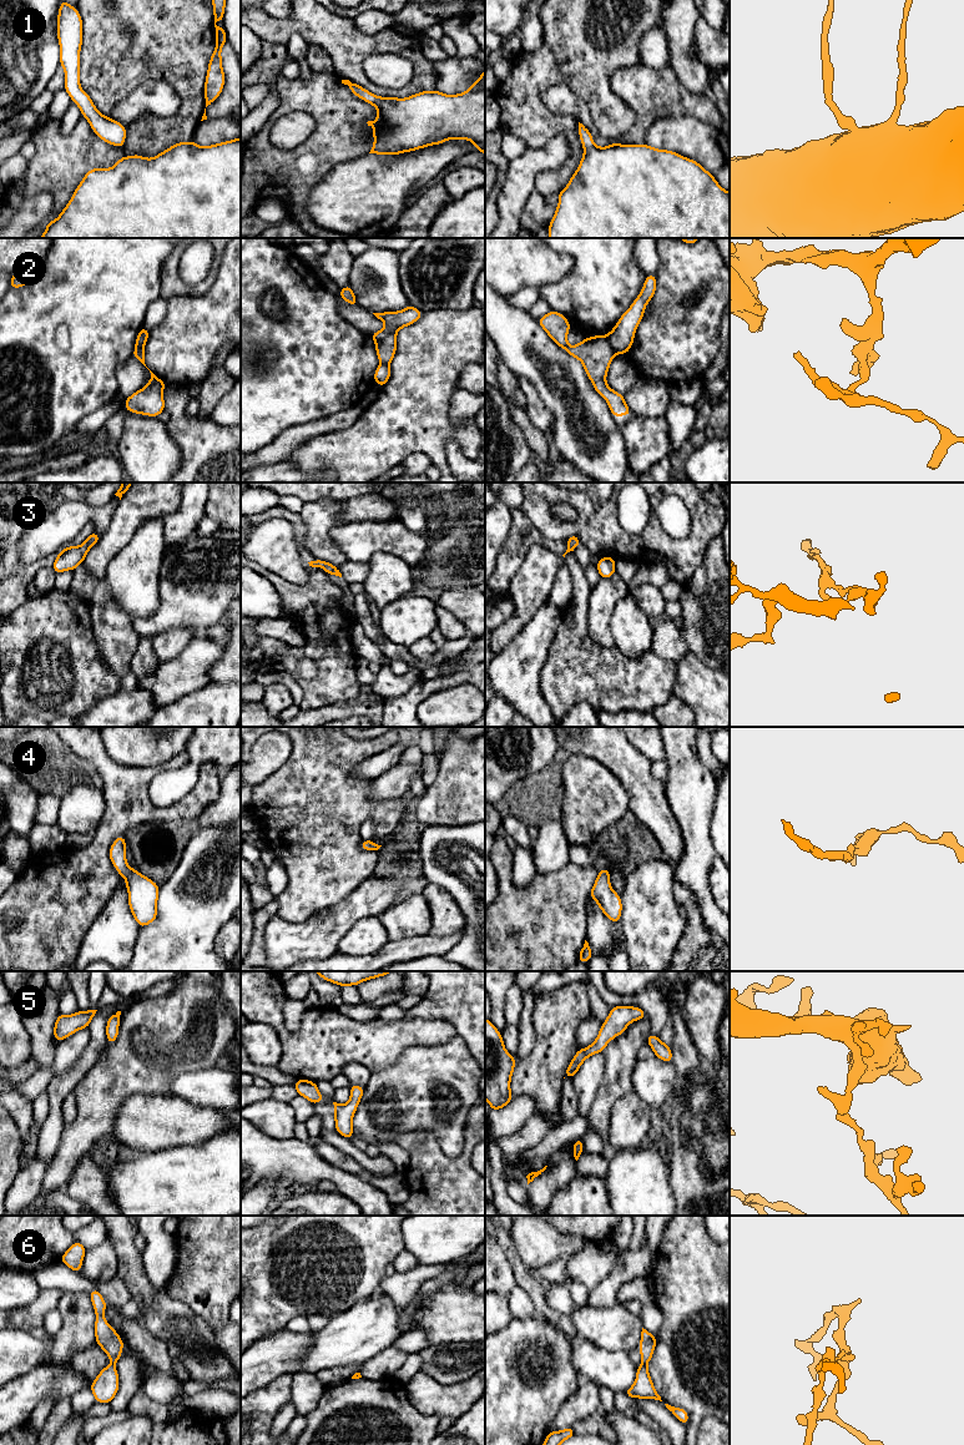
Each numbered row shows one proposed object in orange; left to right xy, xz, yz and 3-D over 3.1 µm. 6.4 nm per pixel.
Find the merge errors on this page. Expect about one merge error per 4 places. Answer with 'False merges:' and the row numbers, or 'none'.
False merges: 2, 6

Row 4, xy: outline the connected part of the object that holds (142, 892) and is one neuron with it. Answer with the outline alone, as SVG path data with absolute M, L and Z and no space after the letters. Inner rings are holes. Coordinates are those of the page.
M117 837L110 848L108 855L117 873L126 880L130 910L138 926L142 928L157 918L160 886L146 875L128 867L125 847L125 837Z

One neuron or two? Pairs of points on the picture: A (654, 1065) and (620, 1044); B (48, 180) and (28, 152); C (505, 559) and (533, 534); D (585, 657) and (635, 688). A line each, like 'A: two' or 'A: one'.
A: two
B: two
C: one
D: one

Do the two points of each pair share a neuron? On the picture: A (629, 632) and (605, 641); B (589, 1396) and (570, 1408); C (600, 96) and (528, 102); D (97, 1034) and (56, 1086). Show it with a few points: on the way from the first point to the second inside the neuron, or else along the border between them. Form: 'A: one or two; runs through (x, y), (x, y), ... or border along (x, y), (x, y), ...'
A: two; border along (614, 607), (610, 630), (615, 645)
B: one; runs through (584, 1401), (575, 1408)
C: one; runs through (580, 76), (549, 75), (541, 82)
D: one; runs through (94, 1047), (87, 1060), (70, 1077)

